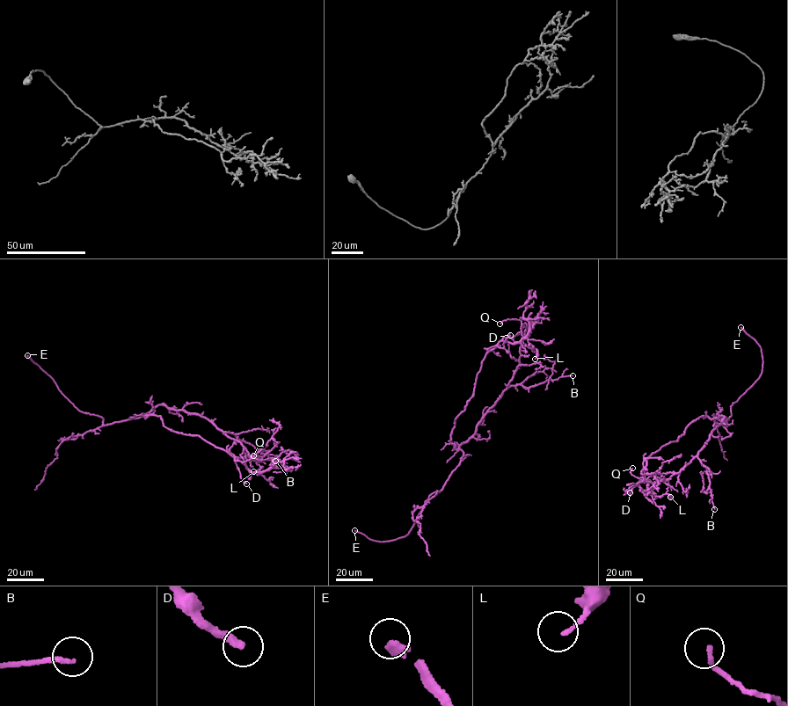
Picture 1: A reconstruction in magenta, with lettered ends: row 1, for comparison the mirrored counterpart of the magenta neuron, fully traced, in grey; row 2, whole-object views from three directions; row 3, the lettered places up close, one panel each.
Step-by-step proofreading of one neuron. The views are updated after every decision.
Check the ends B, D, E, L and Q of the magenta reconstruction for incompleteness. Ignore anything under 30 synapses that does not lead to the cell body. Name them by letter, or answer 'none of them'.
D, E

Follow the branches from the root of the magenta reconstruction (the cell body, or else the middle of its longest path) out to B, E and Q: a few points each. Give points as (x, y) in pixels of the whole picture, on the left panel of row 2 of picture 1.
B: (149, 415), (146, 415), (161, 404), (199, 414), (275, 461)
E: (149, 415), (104, 425), (102, 418), (76, 408), (62, 394), (51, 376), (27, 355)
Q: (149, 415), (161, 404), (199, 414), (242, 444), (250, 457), (271, 458), (253, 455)

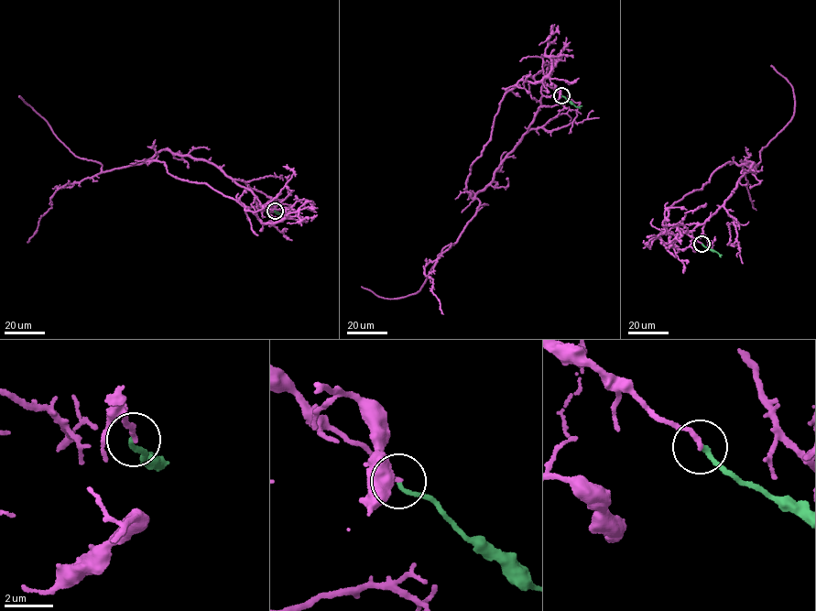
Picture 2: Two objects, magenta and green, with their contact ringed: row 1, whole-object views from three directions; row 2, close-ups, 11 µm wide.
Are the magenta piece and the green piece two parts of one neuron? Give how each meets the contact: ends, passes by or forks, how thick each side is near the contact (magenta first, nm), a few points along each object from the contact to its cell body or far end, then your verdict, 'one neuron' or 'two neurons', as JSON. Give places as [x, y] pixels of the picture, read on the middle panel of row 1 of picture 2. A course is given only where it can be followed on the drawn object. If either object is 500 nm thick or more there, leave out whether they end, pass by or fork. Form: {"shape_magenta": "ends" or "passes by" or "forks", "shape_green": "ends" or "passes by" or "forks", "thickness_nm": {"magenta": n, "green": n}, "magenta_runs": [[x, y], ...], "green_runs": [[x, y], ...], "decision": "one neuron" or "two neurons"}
{"shape_magenta": "ends", "shape_green": "ends", "thickness_nm": {"magenta": 190, "green": 180}, "magenta_runs": [[561, 95], [528, 75], [505, 93], [471, 167], [472, 198], [540, 105], [542, 59], [519, 61]], "green_runs": [[561, 95], [576, 106], [582, 106]], "decision": "one neuron"}

